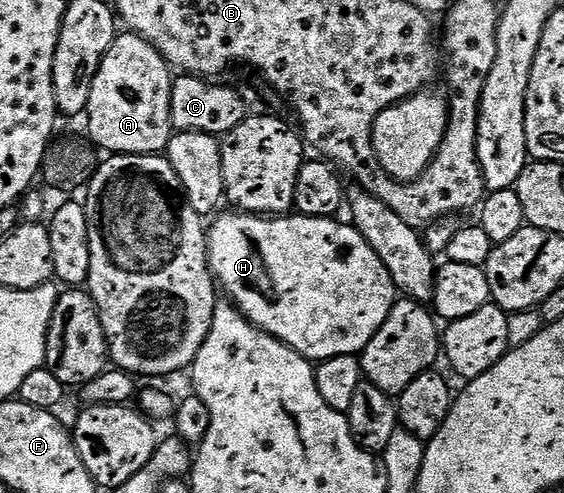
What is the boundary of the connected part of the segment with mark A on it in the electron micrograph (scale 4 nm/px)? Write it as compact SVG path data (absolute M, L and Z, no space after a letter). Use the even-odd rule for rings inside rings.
M133 34L115 36L108 54L100 62L84 113L85 119L90 119L89 139L106 154L153 156L165 153L172 135L171 83L170 65L149 42Z

